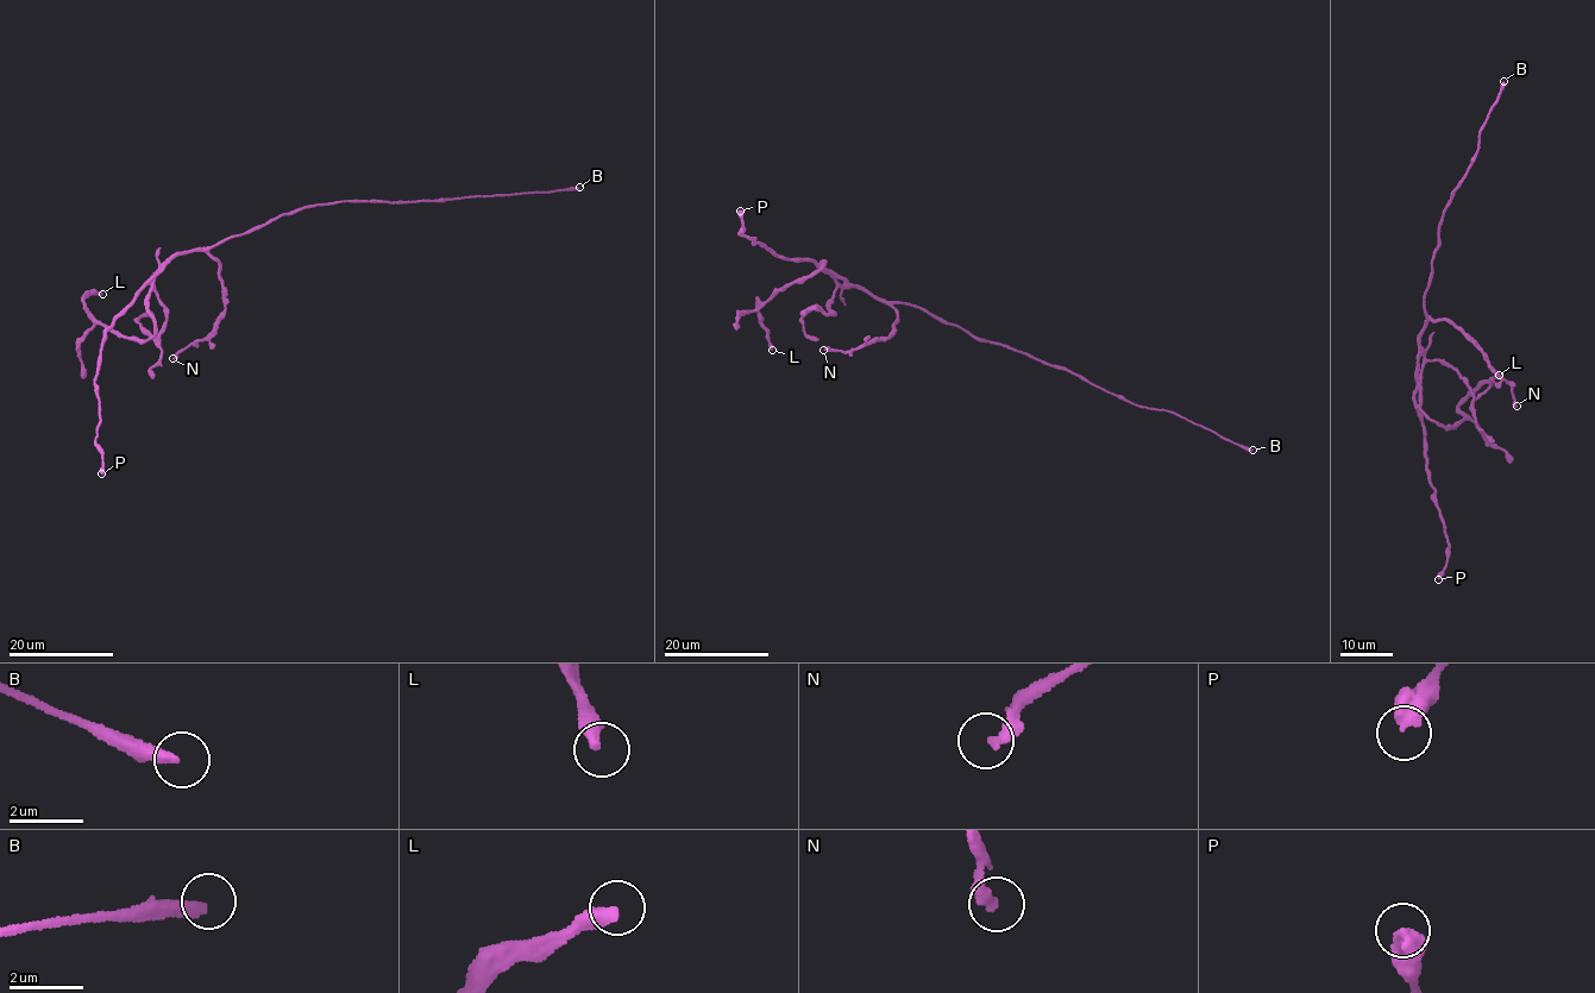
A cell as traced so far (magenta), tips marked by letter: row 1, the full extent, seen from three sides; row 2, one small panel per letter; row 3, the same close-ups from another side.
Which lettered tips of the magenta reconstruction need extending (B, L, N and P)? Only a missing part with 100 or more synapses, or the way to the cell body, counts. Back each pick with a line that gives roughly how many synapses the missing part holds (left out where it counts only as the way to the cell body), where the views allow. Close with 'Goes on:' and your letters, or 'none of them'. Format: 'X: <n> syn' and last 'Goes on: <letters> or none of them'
B: 160 syn
Goes on: B

